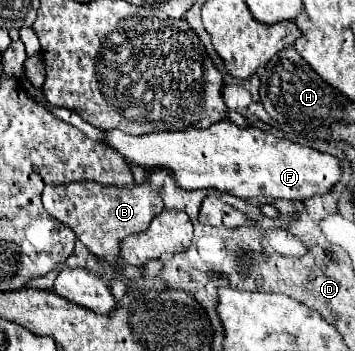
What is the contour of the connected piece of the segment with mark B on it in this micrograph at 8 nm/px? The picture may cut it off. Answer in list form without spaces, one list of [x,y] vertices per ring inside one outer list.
[[[148,178],[142,184],[132,184],[126,188],[102,186],[98,182],[88,182],[88,180],[78,180],[72,184],[58,184],[58,186],[44,186],[42,202],[46,204],[46,212],[50,216],[70,226],[76,238],[92,254],[106,258],[110,264],[118,256],[118,240],[130,234],[144,232],[150,226],[152,218],[164,210],[162,198],[158,196],[158,190],[150,186]]]

